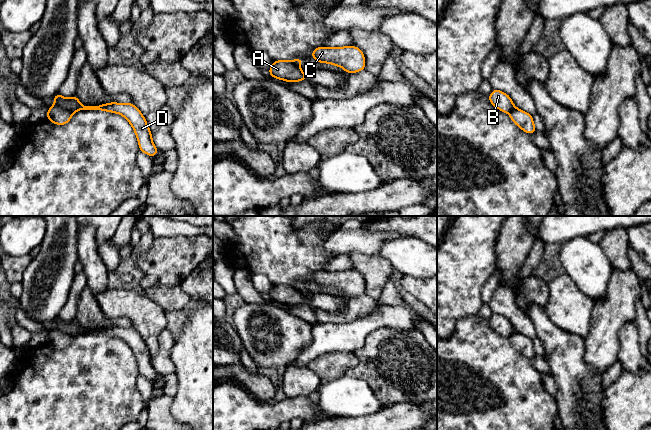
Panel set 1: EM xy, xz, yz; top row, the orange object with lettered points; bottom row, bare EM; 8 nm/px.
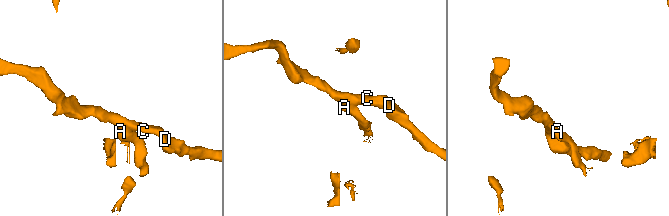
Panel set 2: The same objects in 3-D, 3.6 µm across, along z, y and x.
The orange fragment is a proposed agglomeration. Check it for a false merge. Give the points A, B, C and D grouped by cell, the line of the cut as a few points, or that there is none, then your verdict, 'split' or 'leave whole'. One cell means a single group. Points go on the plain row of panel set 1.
A / B C D; cut in xy along (54, 329), (64, 331), (73, 336); split

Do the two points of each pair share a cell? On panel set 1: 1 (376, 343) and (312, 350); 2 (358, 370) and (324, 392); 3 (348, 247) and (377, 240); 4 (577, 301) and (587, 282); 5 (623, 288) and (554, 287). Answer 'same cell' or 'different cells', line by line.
1: different cells
2: different cells
3: same cell
4: different cells
5: different cells

